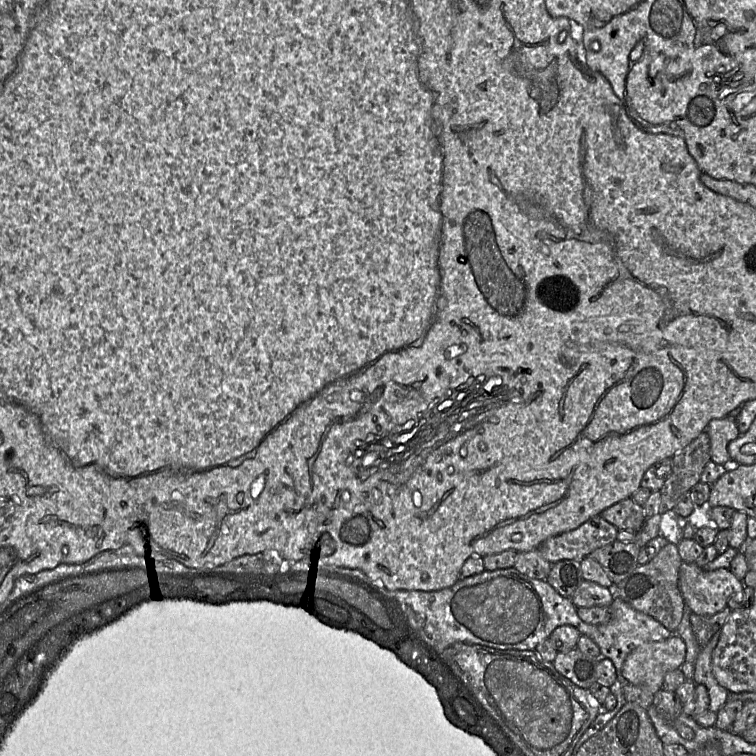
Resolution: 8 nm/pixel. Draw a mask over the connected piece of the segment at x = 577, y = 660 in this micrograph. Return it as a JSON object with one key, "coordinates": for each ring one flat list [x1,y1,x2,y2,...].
{"coordinates":[[578,648,558,652,552,662,555,669,576,686,589,689,597,682,596,667,598,658,583,654]]}

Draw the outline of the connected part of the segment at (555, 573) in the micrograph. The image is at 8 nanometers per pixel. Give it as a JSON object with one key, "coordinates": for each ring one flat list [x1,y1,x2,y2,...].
{"coordinates":[[561,560,551,563,551,570,546,581,563,597,572,598,584,578,581,572,581,561]]}

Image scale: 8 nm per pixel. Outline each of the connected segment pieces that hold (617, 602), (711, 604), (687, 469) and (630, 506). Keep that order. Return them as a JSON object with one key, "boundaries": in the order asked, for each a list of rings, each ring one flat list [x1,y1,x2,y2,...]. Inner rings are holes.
{"boundaries":[[[618,596,614,597,611,608,611,619,608,623,602,625,592,625,577,618,577,607,569,613,571,622,577,624,584,631,592,633,592,640,599,646,602,657,610,659,617,673,617,680,621,687,629,682,622,675,622,667,627,656,637,647,644,643,662,641,671,637,674,632,669,631,660,622,653,617,635,610,631,605,623,601]],[[682,562,678,585,685,605,702,616,712,616,727,606,728,600,742,595,744,583,729,568,705,570,695,562]],[[702,432,684,449,674,454,672,471,660,491,659,514,673,510,681,495,700,482,705,465,711,460,710,437]],[[631,497,626,498,602,511,600,516,618,530,637,532,646,521,643,507]]]}

